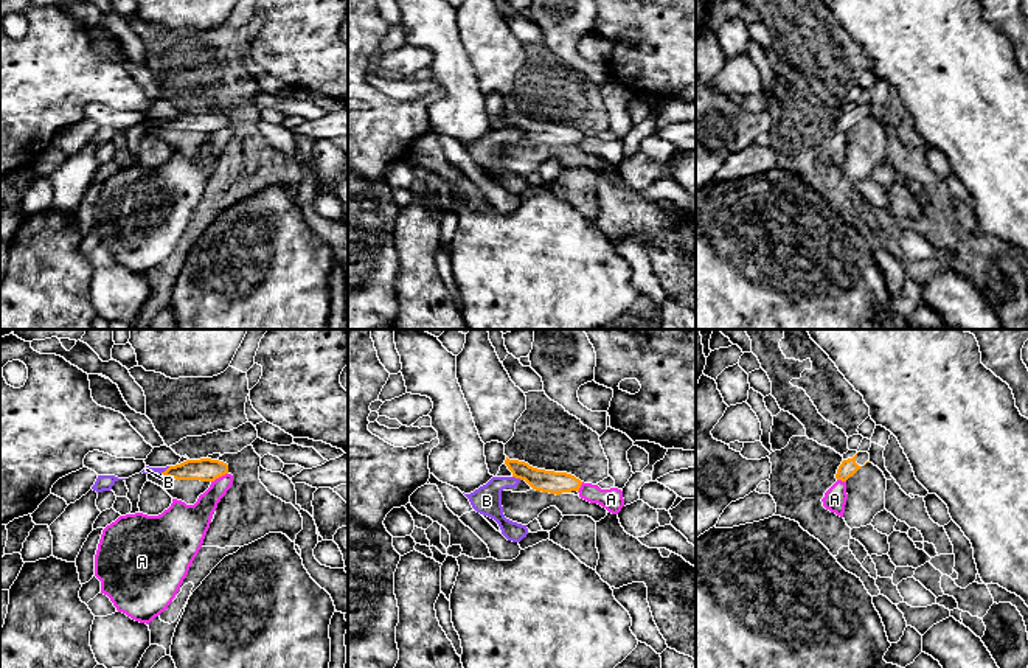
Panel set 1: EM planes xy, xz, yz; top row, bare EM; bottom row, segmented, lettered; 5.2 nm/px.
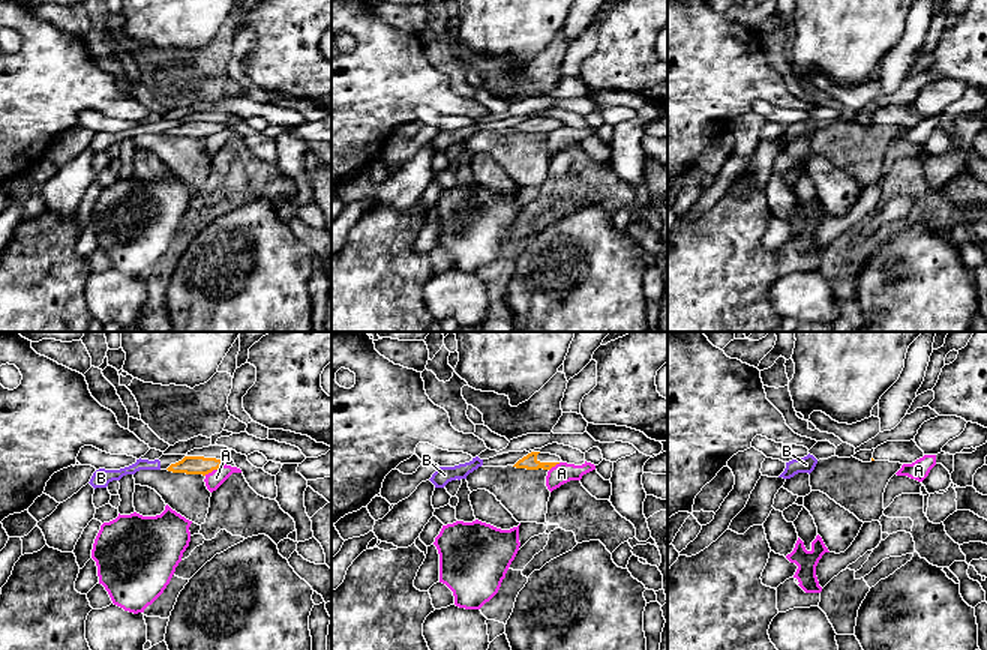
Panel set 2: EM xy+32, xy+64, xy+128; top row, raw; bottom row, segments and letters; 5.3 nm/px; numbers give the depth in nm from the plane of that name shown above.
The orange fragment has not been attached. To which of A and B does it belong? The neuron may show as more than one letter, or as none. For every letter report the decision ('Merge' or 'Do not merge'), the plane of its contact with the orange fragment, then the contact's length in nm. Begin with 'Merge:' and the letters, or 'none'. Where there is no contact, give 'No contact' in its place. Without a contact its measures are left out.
Merge: none
A: Do not merge. Touches orange in xy. Shared border 100 nm
B: Do not merge. Touches orange in xz. Shared border 50 nm

